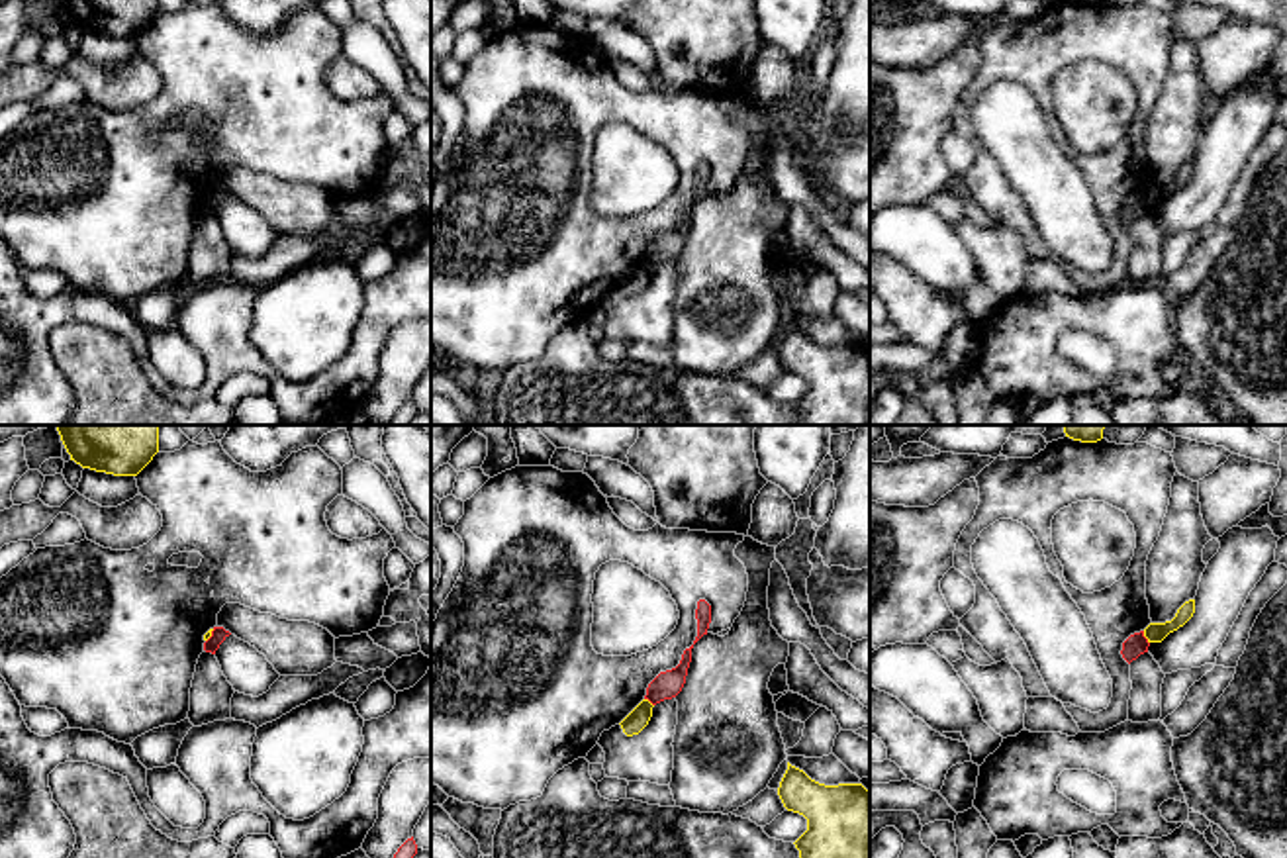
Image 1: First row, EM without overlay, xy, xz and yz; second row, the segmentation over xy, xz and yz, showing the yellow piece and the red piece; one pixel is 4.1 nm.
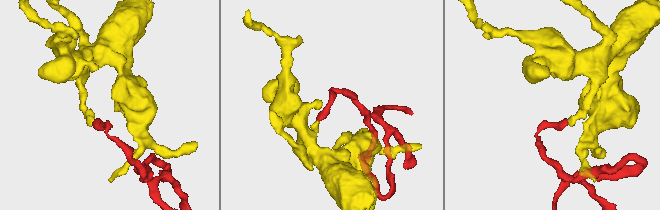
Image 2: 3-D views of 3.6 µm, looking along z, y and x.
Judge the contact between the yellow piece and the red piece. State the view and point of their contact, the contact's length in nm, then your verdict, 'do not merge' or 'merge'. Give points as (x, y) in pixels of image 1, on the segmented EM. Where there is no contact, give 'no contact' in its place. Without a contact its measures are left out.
contact yz (1144, 635); length 60 nm; do not merge

